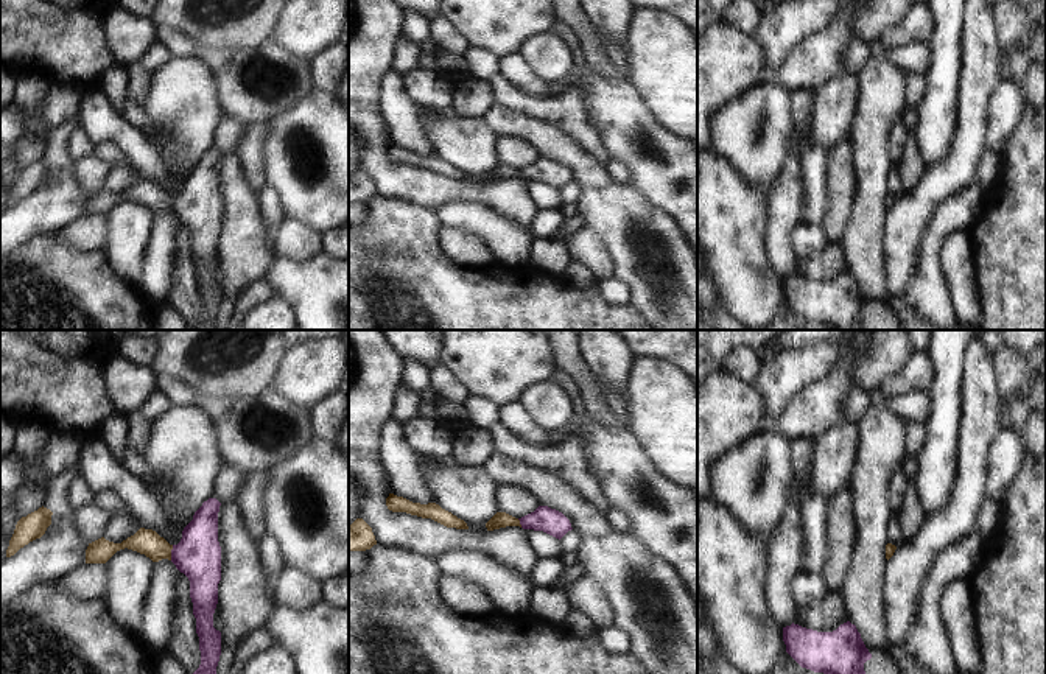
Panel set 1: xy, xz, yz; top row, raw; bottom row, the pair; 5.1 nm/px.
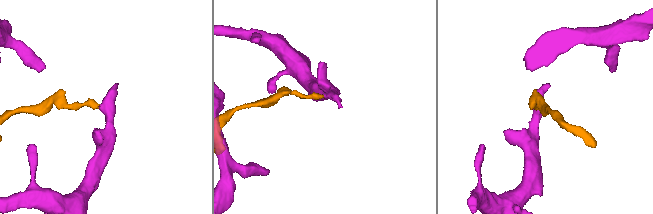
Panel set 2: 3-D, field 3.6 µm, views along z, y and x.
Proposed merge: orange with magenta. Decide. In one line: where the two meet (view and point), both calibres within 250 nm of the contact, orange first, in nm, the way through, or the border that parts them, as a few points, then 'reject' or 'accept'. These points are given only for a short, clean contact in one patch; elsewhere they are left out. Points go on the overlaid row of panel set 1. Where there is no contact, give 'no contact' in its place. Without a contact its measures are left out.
contact xy (170, 553); calibres 140 and 240 nm; way xy (148, 542), (170, 553), (198, 554); accept

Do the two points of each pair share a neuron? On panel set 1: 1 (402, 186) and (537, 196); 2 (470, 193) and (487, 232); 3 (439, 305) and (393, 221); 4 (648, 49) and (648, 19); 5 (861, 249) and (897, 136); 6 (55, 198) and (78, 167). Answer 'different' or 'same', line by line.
1: different
2: different
3: same
4: same
5: different
6: different

